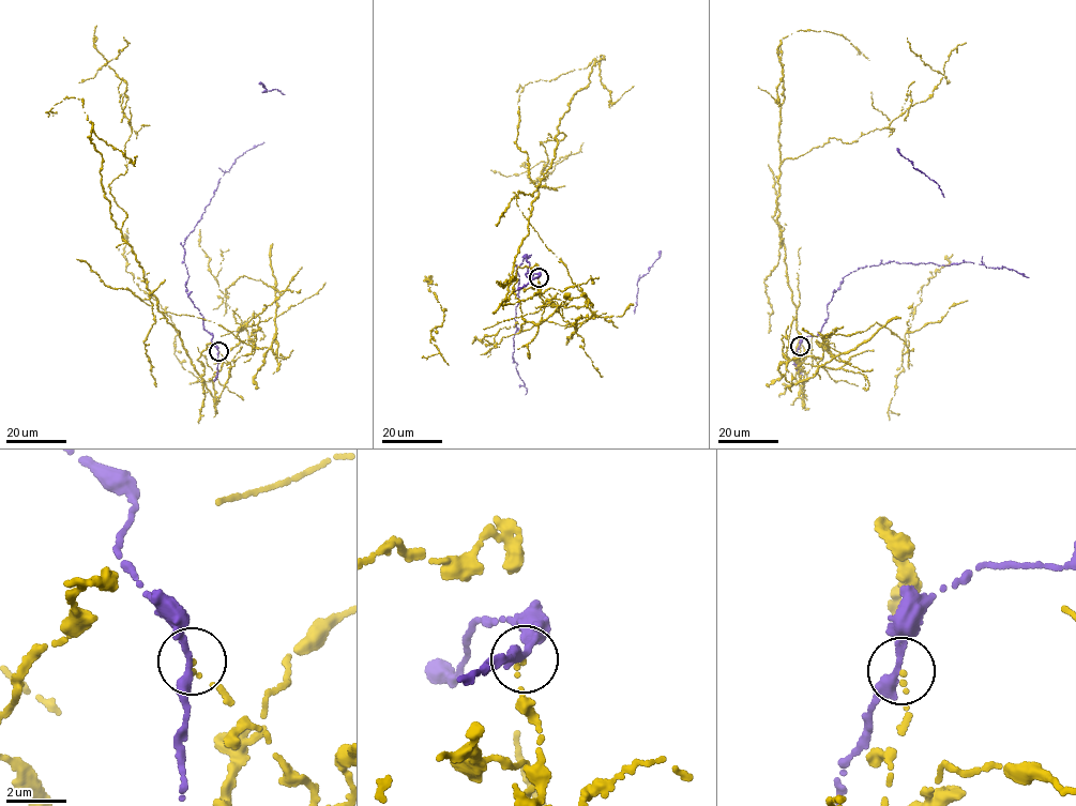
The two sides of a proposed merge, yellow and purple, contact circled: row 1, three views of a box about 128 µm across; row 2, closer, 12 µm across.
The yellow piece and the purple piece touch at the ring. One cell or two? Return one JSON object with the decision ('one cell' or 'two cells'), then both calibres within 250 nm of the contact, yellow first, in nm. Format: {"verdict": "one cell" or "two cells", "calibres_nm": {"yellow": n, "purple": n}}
{"verdict": "two cells", "calibres_nm": {"yellow": 140, "purple": 280}}

